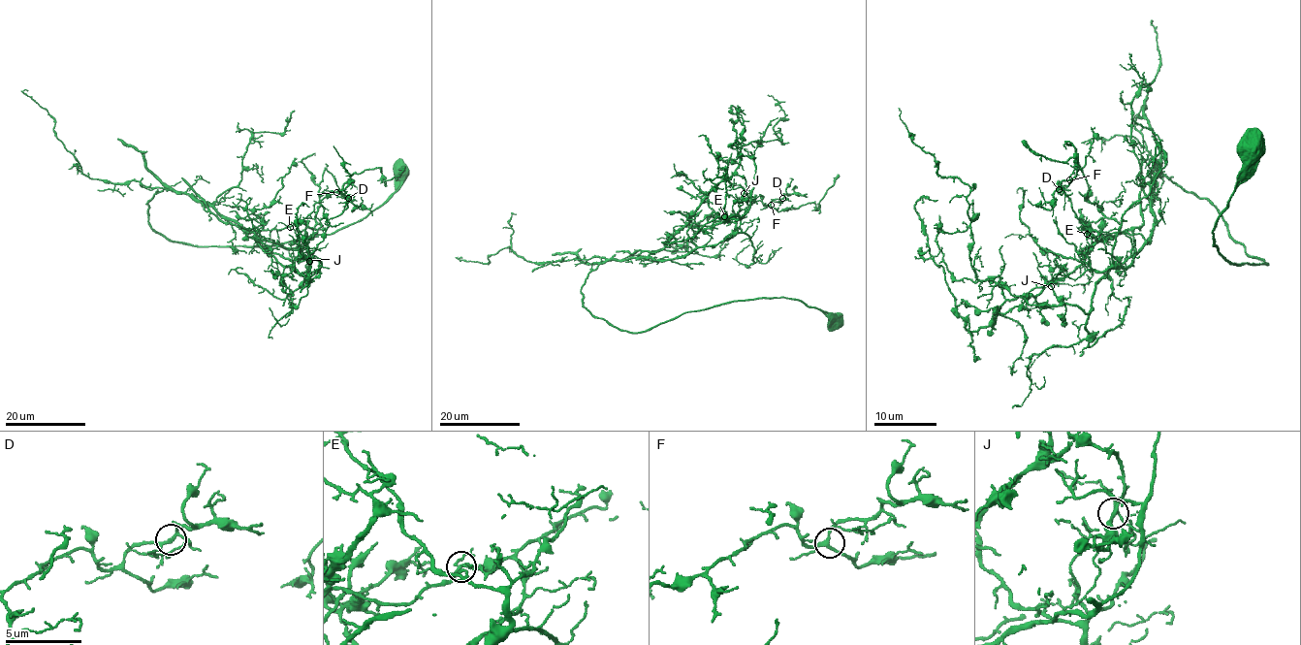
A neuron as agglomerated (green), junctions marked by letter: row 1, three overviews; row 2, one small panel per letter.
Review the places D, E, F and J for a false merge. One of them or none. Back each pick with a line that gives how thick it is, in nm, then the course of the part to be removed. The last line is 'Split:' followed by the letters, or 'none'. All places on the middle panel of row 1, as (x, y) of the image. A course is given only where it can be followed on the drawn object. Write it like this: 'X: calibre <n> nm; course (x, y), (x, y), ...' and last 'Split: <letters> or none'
E: calibre 190 nm; course (724, 216), (711, 225), (689, 217), (742, 147), (780, 142), (774, 125), (784, 112), (768, 95)
Split: E

